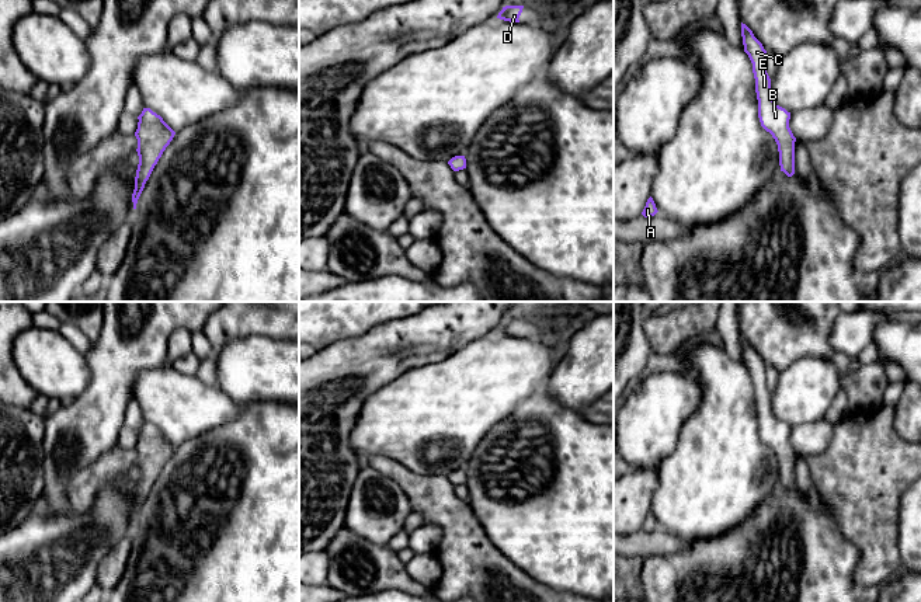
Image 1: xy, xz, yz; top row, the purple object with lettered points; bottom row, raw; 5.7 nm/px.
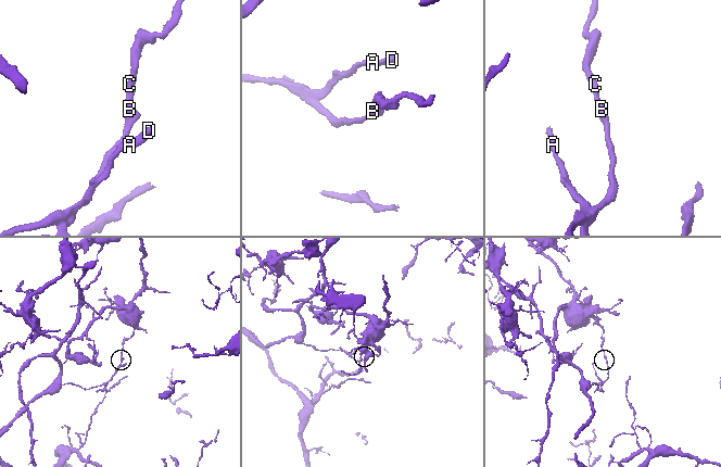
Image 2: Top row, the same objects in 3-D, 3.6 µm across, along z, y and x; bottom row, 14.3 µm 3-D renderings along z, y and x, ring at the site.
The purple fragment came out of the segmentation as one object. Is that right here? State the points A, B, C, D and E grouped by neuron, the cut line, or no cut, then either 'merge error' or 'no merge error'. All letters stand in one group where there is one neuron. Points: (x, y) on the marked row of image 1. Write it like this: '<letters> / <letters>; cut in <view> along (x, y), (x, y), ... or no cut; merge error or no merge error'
A D / B C E; cut in xy along (149, 173), (143, 180), (135, 178); merge error

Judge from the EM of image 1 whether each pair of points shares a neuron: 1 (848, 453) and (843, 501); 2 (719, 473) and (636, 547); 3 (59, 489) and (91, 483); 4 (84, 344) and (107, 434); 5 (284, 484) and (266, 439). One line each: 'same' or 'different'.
1: same
2: different
3: different
4: different
5: same

